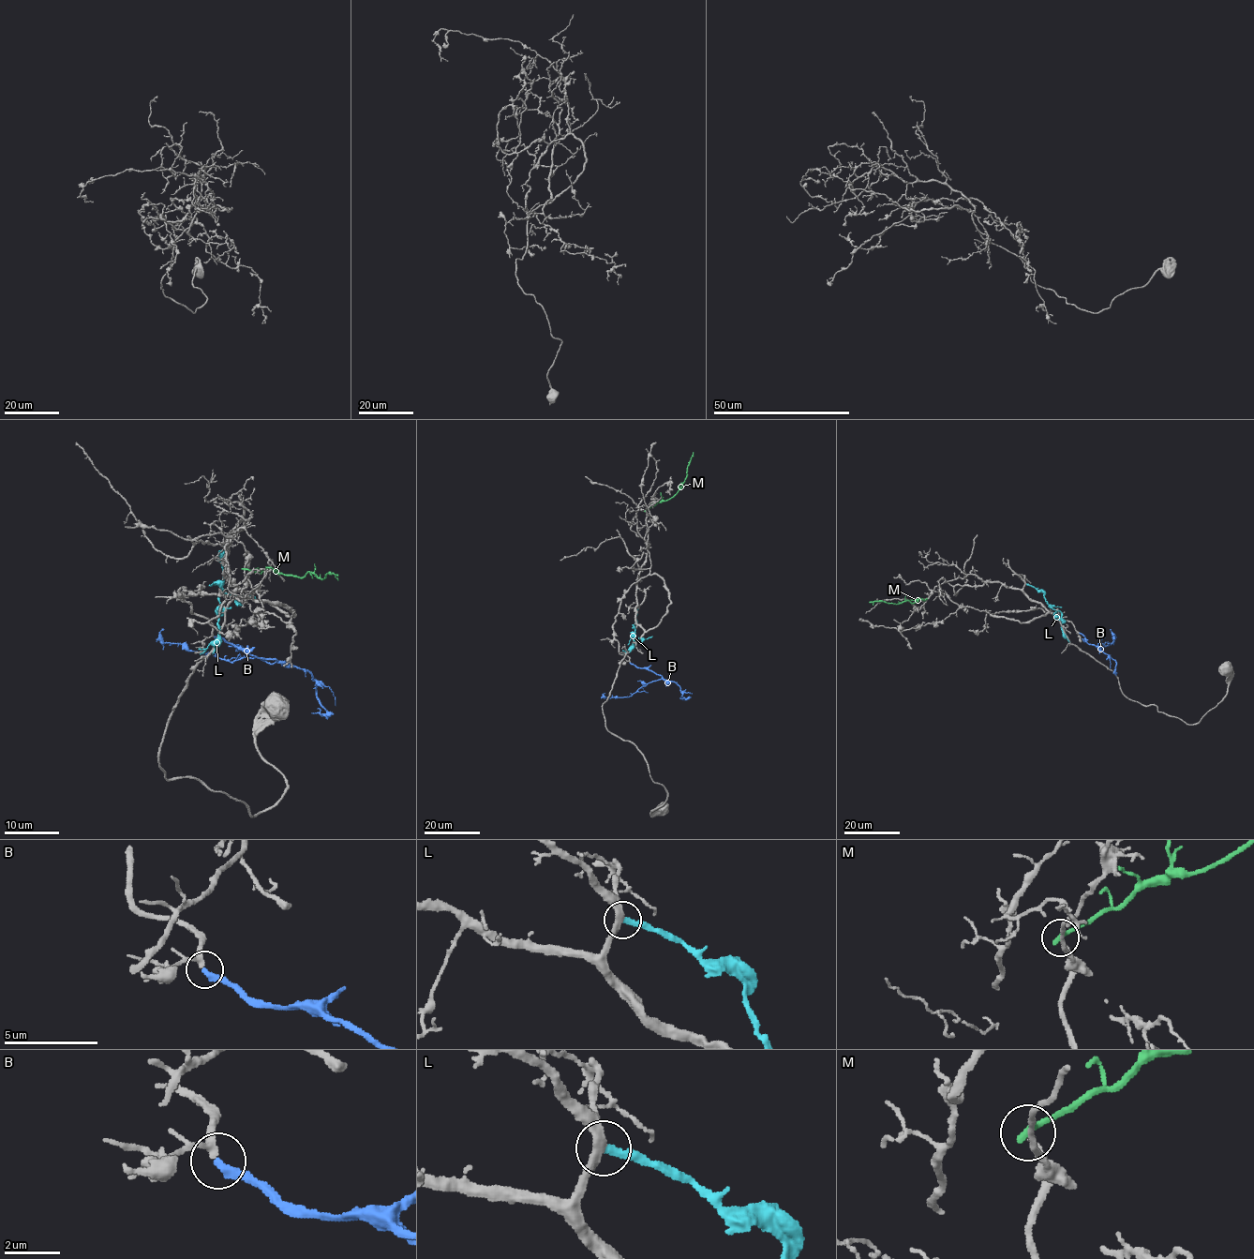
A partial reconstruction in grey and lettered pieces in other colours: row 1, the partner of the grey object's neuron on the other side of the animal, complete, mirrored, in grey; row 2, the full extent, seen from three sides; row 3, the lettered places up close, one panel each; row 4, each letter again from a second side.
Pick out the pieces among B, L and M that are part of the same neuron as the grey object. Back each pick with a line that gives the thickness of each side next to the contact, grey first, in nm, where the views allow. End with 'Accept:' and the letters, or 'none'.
B: 220 nm thick on the grey side, 300 nm on the other
Accept: B

